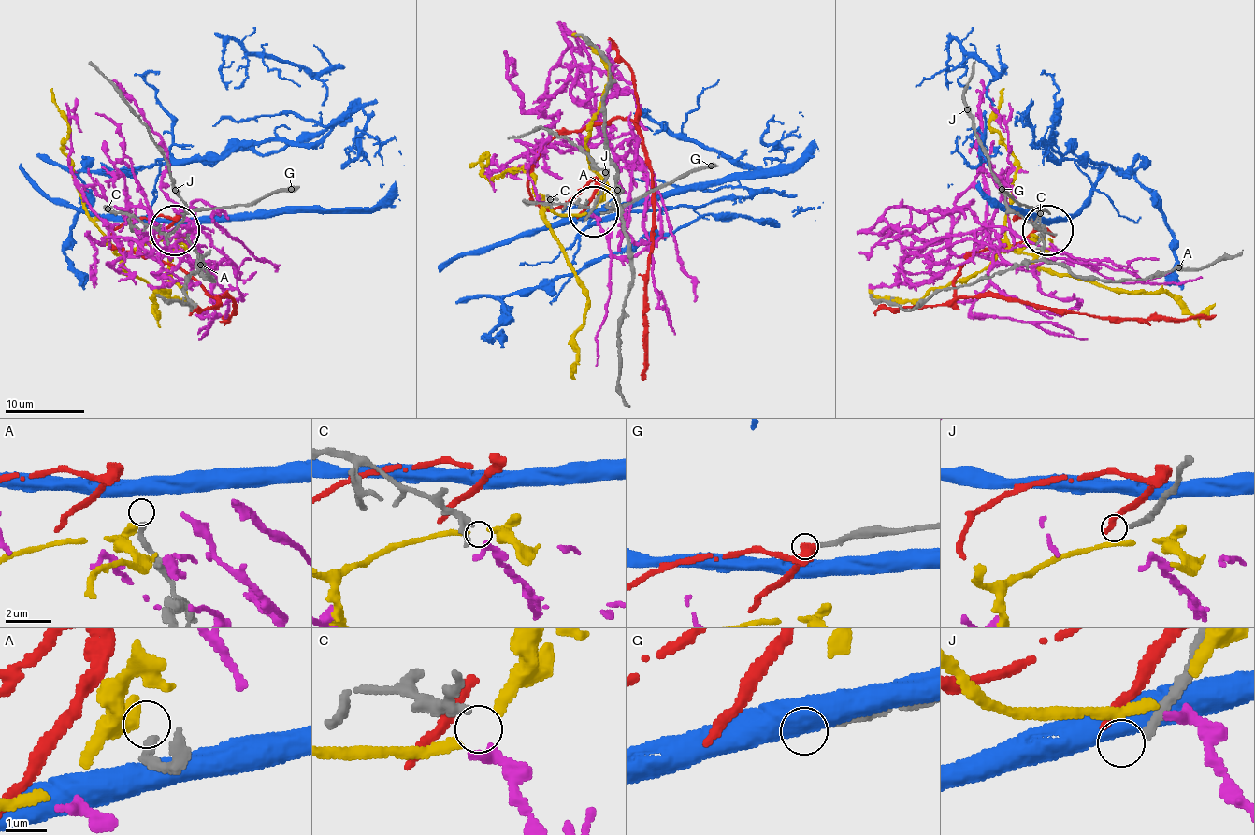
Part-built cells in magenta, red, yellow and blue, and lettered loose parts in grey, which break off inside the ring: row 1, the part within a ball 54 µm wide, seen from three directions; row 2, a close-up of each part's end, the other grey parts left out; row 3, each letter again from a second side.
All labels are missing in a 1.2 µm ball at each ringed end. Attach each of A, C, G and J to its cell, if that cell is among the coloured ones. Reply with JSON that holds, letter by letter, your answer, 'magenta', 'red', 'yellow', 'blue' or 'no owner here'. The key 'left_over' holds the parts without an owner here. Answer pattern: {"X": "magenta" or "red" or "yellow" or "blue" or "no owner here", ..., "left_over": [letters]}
{"A": "no owner here", "C": "magenta", "G": "no owner here", "J": "red", "left_over": ["A", "G"]}

